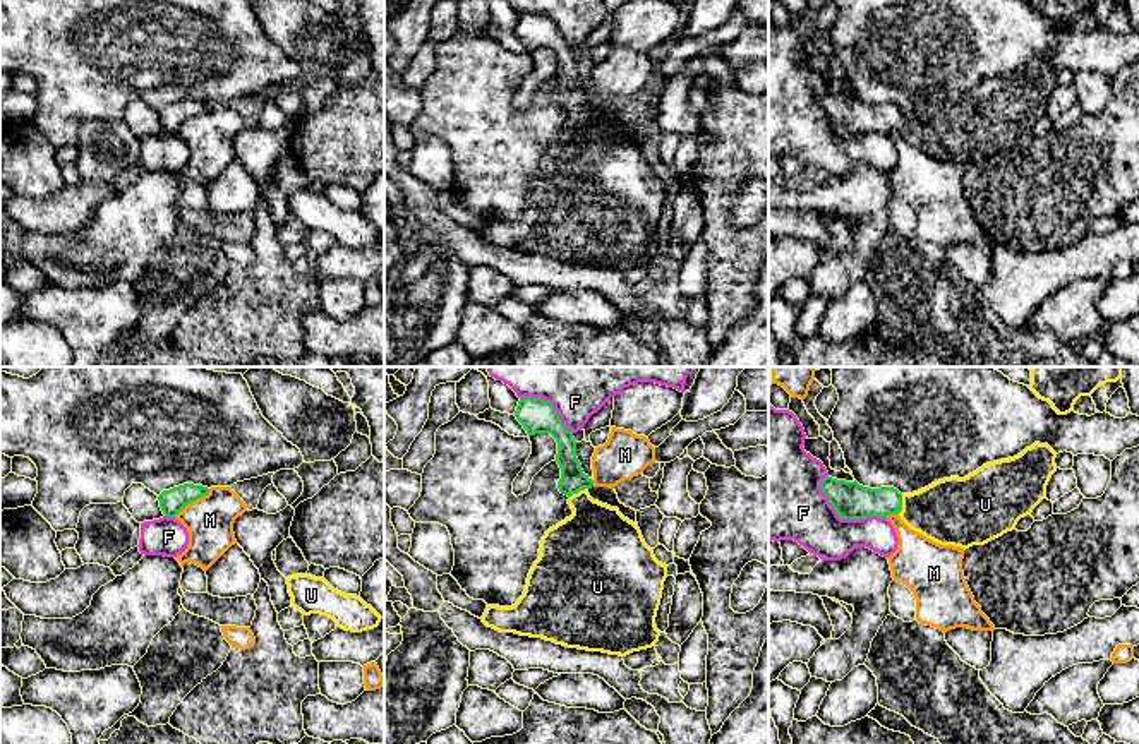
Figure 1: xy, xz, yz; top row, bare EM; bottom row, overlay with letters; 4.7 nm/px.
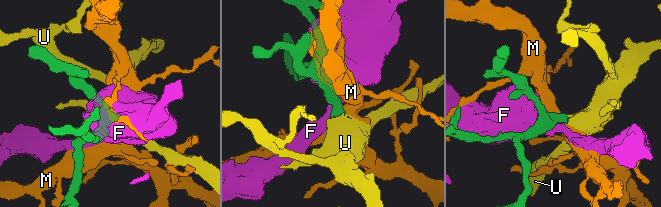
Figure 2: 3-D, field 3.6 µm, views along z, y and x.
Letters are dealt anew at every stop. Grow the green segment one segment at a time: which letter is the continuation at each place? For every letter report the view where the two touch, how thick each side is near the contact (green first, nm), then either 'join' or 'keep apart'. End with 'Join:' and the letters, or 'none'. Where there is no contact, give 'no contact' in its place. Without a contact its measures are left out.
F: contact in yz; calibres 180 and 300 nm; keep apart
M: contact in xy; calibres 120 and 220 nm; keep apart
U: contact in yz; calibres 180 and 320 nm; join
Join: U

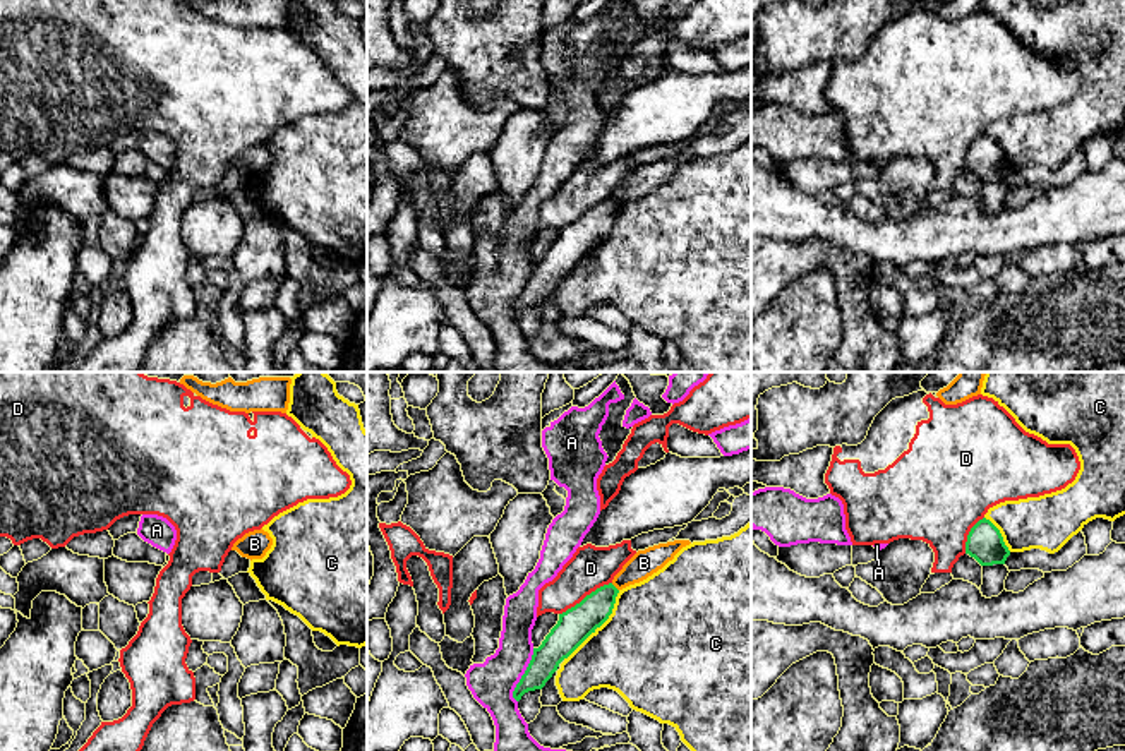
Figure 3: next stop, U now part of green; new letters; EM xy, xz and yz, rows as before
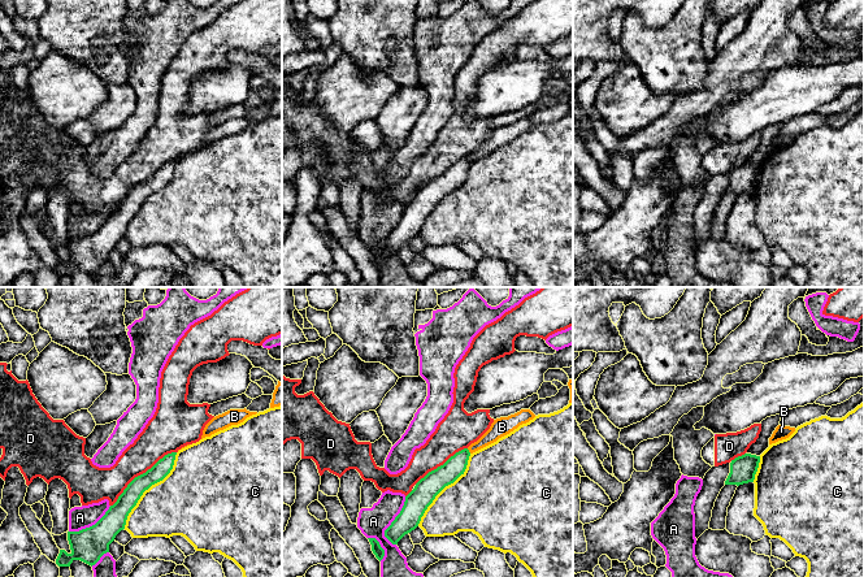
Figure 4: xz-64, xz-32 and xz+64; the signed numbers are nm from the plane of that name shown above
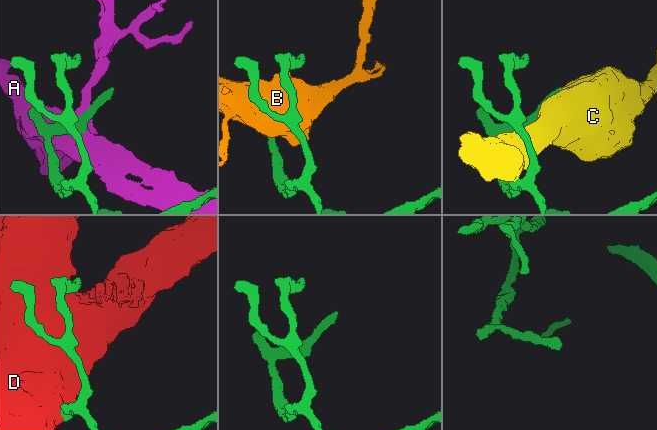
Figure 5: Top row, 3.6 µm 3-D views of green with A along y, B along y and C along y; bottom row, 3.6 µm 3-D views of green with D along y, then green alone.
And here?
A: contact in xz; calibres 150 and 200 nm; keep apart
B: contact in xz; calibres 160 and 120 nm; keep apart
C: contact in xz; calibres 160 and 460 nm; keep apart
D: contact in xz; calibres 160 and 200 nm; keep apart
Join: none

